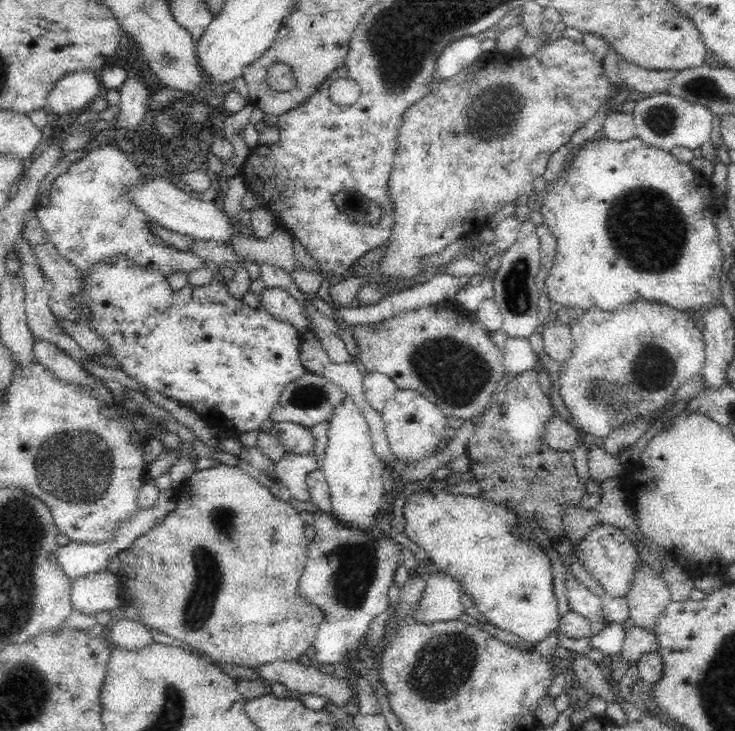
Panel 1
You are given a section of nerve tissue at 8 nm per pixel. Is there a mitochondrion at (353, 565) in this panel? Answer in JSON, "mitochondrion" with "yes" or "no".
{"mitochondrion":"yes"}

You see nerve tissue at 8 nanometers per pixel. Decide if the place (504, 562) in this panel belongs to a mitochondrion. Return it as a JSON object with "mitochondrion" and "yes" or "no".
{"mitochondrion":"yes"}

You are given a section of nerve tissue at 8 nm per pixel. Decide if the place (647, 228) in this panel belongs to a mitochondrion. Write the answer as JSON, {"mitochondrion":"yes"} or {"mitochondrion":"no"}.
{"mitochondrion":"yes"}

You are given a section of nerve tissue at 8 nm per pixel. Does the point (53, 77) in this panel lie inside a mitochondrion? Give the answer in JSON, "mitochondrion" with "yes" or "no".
{"mitochondrion":"no"}

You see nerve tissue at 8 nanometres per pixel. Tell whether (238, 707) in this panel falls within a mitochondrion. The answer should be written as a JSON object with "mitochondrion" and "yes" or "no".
{"mitochondrion":"no"}

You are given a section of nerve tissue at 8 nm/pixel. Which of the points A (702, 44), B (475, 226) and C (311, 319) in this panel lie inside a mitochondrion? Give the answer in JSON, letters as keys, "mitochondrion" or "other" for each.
{"A":"other","B":"other","C":"other"}

